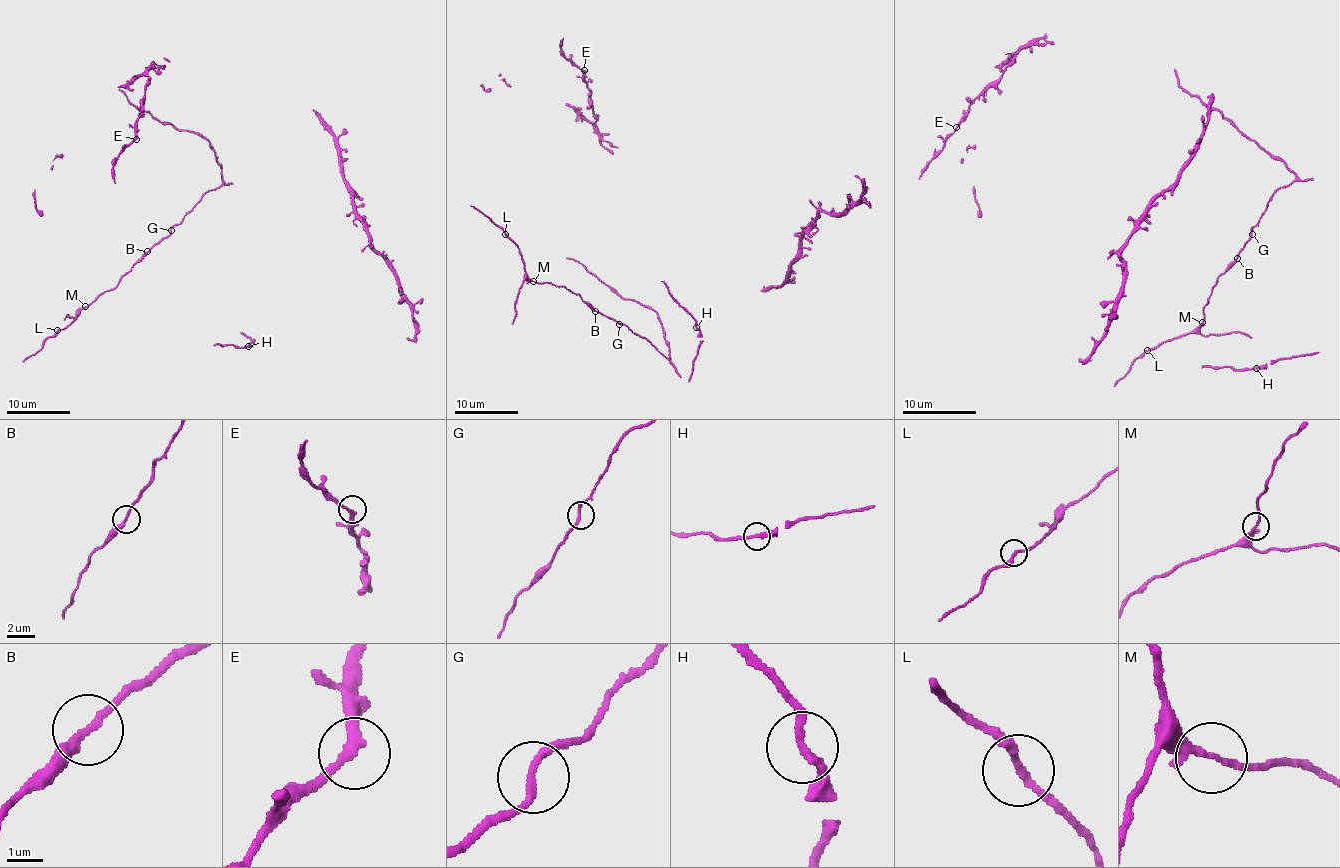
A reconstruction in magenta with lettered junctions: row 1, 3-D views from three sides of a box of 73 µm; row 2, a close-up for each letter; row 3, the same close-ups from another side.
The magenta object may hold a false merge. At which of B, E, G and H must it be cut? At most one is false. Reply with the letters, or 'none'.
none

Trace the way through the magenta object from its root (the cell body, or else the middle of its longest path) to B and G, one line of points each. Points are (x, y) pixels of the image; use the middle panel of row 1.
B: (623, 299), (638, 300), (657, 313), (663, 338), (669, 348), (669, 362), (646, 338), (595, 311)
G: (623, 299), (638, 300), (657, 313), (663, 338), (669, 348), (669, 362), (652, 343), (627, 326), (619, 324)

